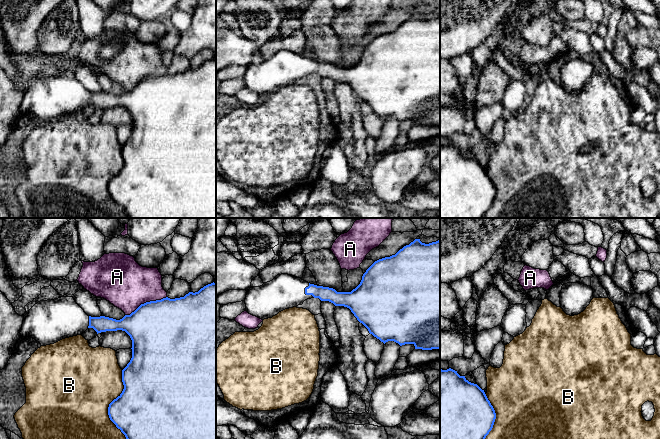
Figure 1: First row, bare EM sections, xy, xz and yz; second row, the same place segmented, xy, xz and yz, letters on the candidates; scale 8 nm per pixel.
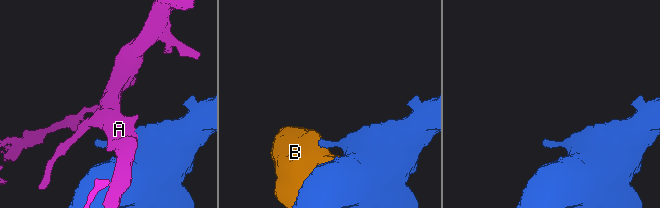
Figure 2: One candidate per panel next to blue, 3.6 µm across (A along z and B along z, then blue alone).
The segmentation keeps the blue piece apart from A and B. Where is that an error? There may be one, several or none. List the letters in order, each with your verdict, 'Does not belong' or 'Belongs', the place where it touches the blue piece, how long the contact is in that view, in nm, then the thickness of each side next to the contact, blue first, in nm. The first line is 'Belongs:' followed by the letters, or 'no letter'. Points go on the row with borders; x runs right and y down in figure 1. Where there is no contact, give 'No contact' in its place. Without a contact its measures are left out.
Belongs: no letter
A: Does not belong. Touches blue at xy (146, 302). Shared border 360 nm. Thickness 480 nm (blue) against 380 nm
B: Does not belong. Touches blue at xy (109, 404). Shared border 550 nm. Thickness 420 nm (blue) against 500 nm

